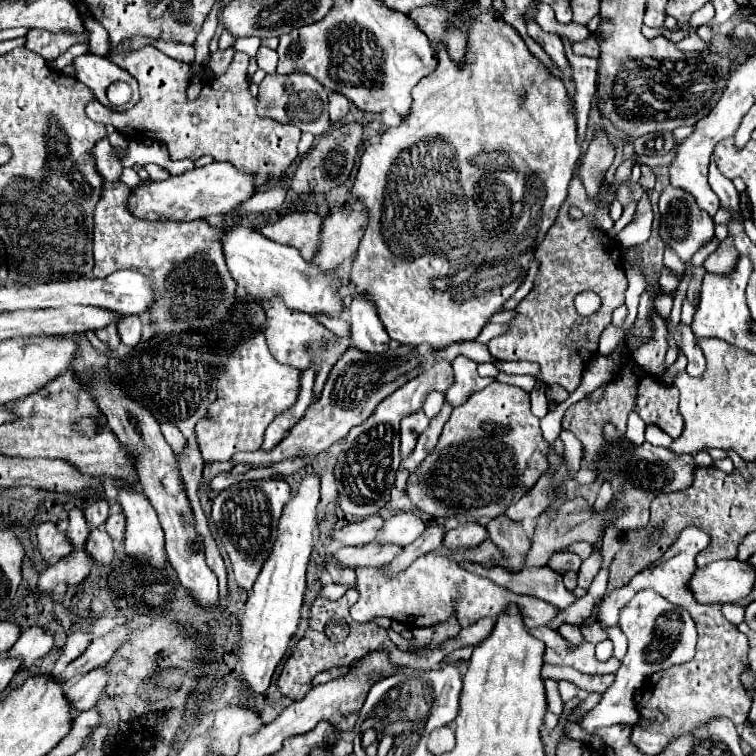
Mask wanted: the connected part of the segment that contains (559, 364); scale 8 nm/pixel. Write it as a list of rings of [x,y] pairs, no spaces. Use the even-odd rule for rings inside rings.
[[[579,167],[573,171],[569,195],[561,205],[553,227],[547,231],[543,243],[535,251],[539,271],[533,289],[515,307],[517,315],[509,321],[507,333],[493,337],[487,343],[489,353],[495,359],[533,361],[539,365],[539,379],[545,385],[557,383],[567,391],[575,391],[581,381],[585,361],[589,361],[597,353],[601,331],[611,323],[611,313],[625,301],[627,277],[621,261],[617,259],[617,243],[593,221],[595,209],[601,205],[611,205],[613,199],[615,185],[609,185],[607,181],[601,183],[597,197],[591,199],[579,179]],[[571,205],[583,211],[583,217],[579,221],[569,219]],[[583,291],[593,291],[601,297],[601,307],[589,317],[581,317],[573,305],[575,295]]]

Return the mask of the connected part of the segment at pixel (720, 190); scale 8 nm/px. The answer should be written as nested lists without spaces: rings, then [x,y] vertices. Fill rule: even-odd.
[[[711,155],[709,163],[709,185],[711,185],[711,189],[717,193],[717,197],[721,199],[721,205],[729,207],[729,209],[733,211],[733,215],[737,215],[739,209],[741,209],[741,207],[739,207],[739,193],[737,193],[737,189],[733,187],[731,179],[727,179],[727,177],[721,175],[721,171],[717,169],[713,155]]]

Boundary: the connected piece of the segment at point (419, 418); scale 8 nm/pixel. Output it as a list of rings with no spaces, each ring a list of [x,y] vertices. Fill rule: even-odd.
[[[417,411],[401,421],[401,455],[407,457],[417,443],[417,437],[429,427],[429,419],[423,411]]]

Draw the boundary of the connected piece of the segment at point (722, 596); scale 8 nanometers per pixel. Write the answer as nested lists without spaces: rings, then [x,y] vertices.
[[[729,559],[697,567],[689,589],[699,603],[733,603],[751,593],[755,571],[749,563]]]

